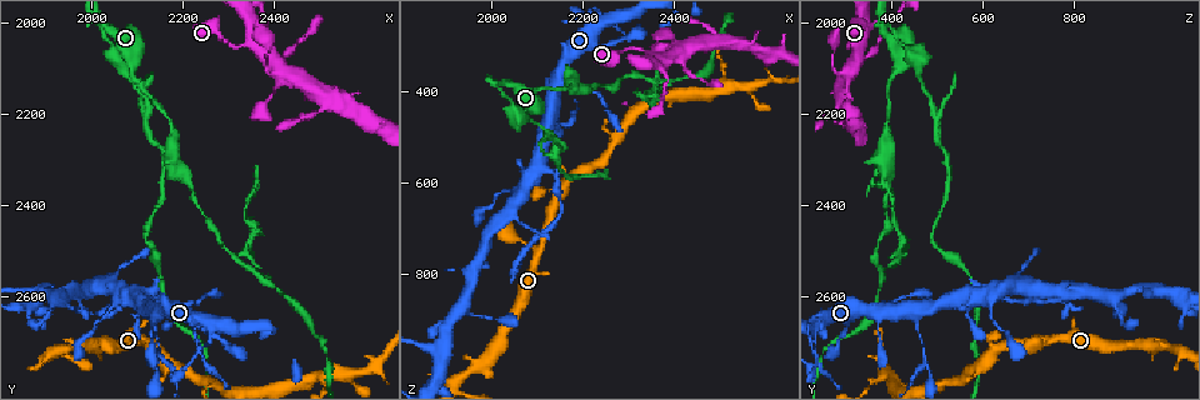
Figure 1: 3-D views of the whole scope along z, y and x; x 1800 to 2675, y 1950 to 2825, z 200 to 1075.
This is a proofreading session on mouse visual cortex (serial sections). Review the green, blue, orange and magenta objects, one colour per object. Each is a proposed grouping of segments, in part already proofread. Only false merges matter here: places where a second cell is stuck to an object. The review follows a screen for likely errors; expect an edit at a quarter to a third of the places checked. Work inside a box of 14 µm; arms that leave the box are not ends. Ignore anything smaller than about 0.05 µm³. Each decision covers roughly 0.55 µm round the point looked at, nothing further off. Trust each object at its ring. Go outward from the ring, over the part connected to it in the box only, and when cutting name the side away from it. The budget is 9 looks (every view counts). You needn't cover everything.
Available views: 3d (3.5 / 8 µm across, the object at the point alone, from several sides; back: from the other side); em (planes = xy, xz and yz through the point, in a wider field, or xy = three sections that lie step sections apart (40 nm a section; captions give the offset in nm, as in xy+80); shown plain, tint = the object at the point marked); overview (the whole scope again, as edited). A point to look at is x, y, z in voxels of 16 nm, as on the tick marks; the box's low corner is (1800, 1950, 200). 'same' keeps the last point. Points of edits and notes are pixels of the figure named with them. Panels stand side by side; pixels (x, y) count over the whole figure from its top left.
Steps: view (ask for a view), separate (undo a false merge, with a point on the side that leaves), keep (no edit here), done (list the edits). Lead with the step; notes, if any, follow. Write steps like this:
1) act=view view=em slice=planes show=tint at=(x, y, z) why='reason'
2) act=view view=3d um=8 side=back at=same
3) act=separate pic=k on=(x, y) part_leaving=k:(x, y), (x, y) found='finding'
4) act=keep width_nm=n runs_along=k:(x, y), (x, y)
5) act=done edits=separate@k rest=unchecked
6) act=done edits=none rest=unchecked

act=view view=3d um=3.5 at=(2145, 2570, 590) why='abrupt turn'

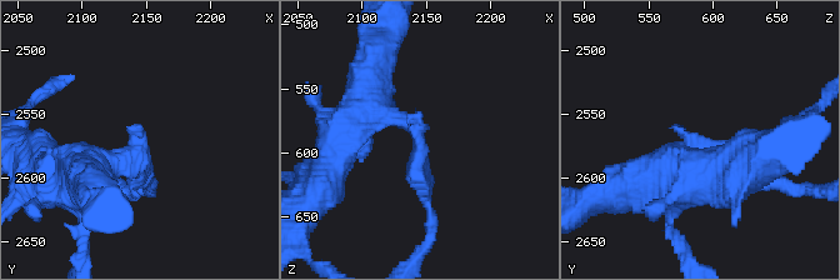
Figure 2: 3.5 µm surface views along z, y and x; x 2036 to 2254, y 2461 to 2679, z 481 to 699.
act=view view=em slice=xy step=1 show=tint at=(2148, 2574, 594)

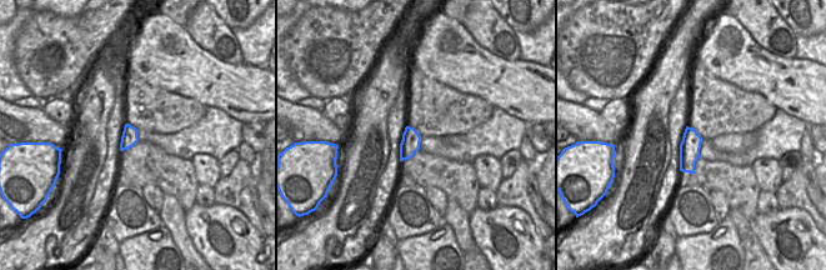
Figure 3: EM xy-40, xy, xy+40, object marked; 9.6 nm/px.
act=separate pic=2 on=(130, 189) part_leaving=2:(126, 158), (141, 143), (153, 185) found='a second cell is stuck on'

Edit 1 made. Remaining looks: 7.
act=view view=3d um=3.5 at=(2350, 2535, 375) why='two arms in line, one across'

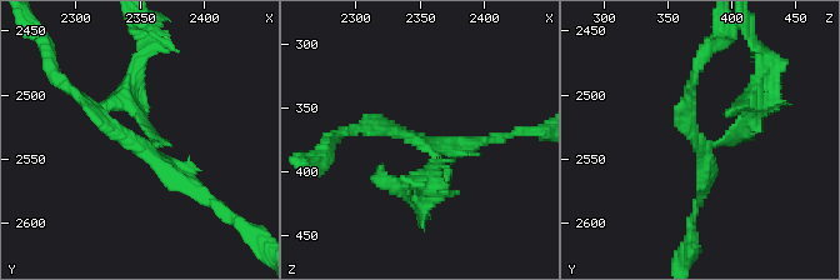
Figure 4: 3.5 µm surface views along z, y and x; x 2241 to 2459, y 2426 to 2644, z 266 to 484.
act=view view=em slice=xy step=2 show=tint at=(2348, 2542, 378)

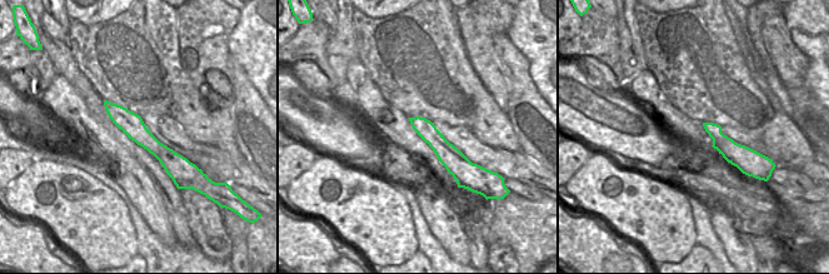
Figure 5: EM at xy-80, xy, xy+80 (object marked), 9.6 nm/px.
act=keep runs_along=5:(108, 105), (178, 169) found='all the same cell'

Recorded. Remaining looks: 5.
act=view view=3d um=8 side=back at=(2510, 2775, 380) why='three arms meet'

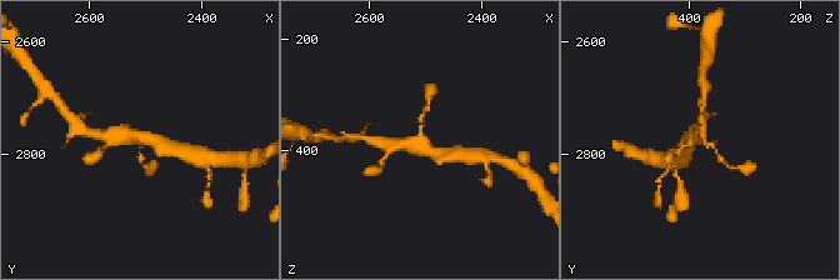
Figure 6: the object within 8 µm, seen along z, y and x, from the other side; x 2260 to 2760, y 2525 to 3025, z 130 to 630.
act=view view=em slice=xy step=1 show=tint at=(2505, 2770, 385) arms=3 arm_widths_nm=150,350,400

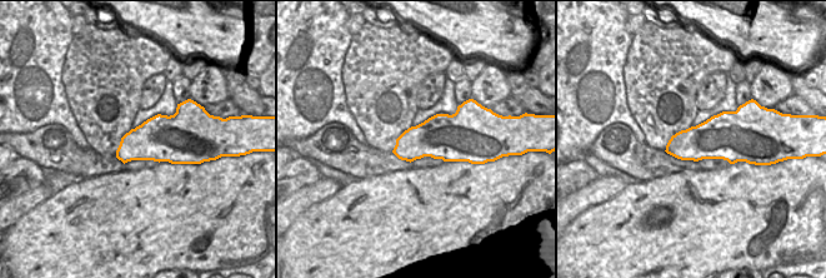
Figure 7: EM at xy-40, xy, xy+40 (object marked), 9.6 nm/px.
act=keep found='all the same cell'

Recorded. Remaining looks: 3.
act=done edits=separate@2 rest=unchecked

